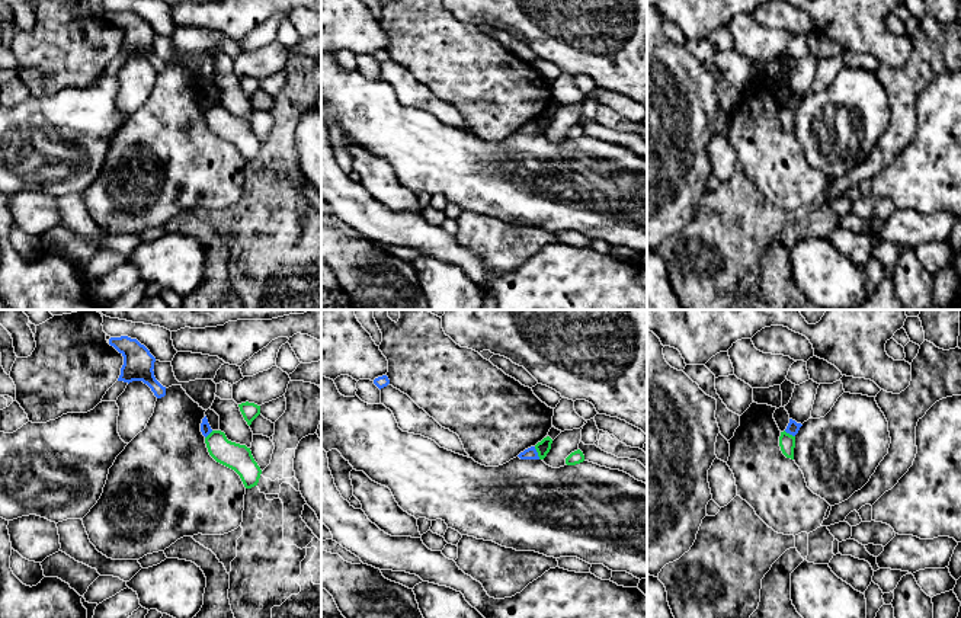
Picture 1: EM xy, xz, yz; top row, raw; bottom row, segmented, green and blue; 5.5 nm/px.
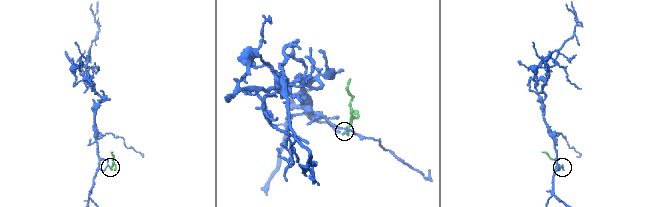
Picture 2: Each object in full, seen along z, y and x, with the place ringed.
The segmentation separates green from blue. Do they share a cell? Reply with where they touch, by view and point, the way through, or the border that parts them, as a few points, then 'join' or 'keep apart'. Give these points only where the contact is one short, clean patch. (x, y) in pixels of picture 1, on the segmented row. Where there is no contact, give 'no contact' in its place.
meets green in xz at (537, 451); border along xz (534, 447), (540, 458); keep apart

